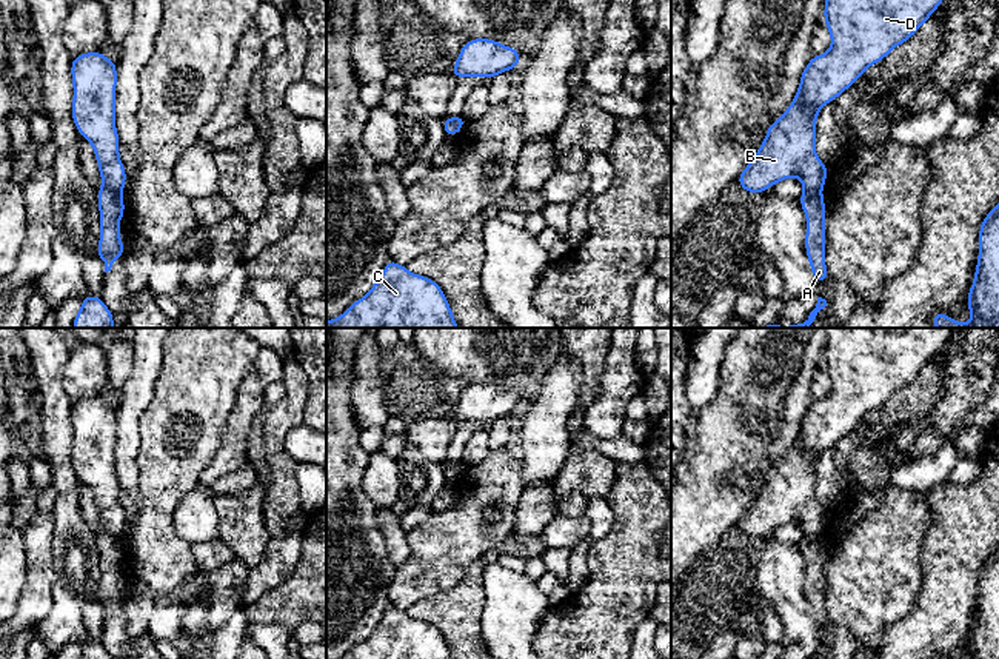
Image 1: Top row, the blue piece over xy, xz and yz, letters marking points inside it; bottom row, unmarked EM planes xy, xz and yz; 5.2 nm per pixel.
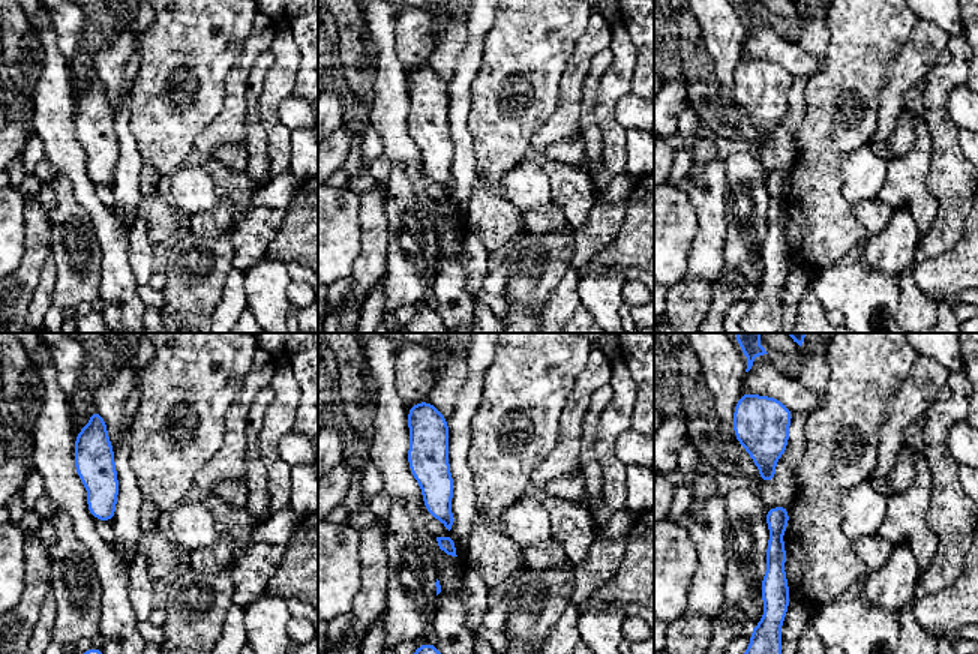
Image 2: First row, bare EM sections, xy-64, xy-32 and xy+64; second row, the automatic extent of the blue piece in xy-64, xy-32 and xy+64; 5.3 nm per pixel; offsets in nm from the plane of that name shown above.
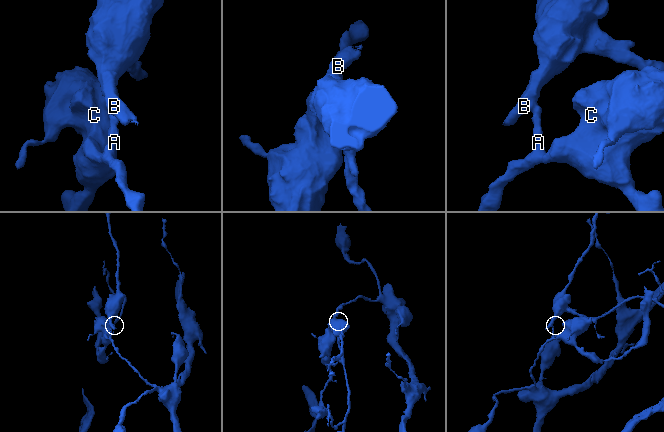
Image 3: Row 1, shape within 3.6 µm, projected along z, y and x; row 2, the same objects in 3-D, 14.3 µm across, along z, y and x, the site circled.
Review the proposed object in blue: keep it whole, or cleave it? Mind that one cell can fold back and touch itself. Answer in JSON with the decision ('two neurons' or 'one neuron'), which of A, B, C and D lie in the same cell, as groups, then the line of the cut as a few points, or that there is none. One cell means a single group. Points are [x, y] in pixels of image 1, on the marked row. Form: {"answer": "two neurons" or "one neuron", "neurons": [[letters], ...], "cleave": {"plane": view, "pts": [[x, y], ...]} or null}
{"answer": "two neurons", "neurons": [["A", "C"], ["B", "D"]], "cleave": {"plane": "xy", "pts": [[103, 185], [120, 193]]}}

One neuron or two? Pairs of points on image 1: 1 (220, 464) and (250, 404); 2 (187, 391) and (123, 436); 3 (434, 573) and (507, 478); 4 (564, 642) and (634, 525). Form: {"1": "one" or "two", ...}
{"1": "one", "2": "two", "3": "one", "4": "one"}

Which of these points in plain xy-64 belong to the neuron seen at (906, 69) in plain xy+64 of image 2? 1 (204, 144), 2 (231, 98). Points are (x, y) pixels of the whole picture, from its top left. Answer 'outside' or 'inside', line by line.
1: inside
2: inside

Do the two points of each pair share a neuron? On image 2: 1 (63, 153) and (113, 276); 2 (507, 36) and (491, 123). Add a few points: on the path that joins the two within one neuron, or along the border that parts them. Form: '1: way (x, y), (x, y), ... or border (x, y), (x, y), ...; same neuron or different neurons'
1: way (81, 183), (86, 197), (107, 224), (113, 246); same neuron
2: way (507, 57), (507, 71), (495, 102); same neuron

